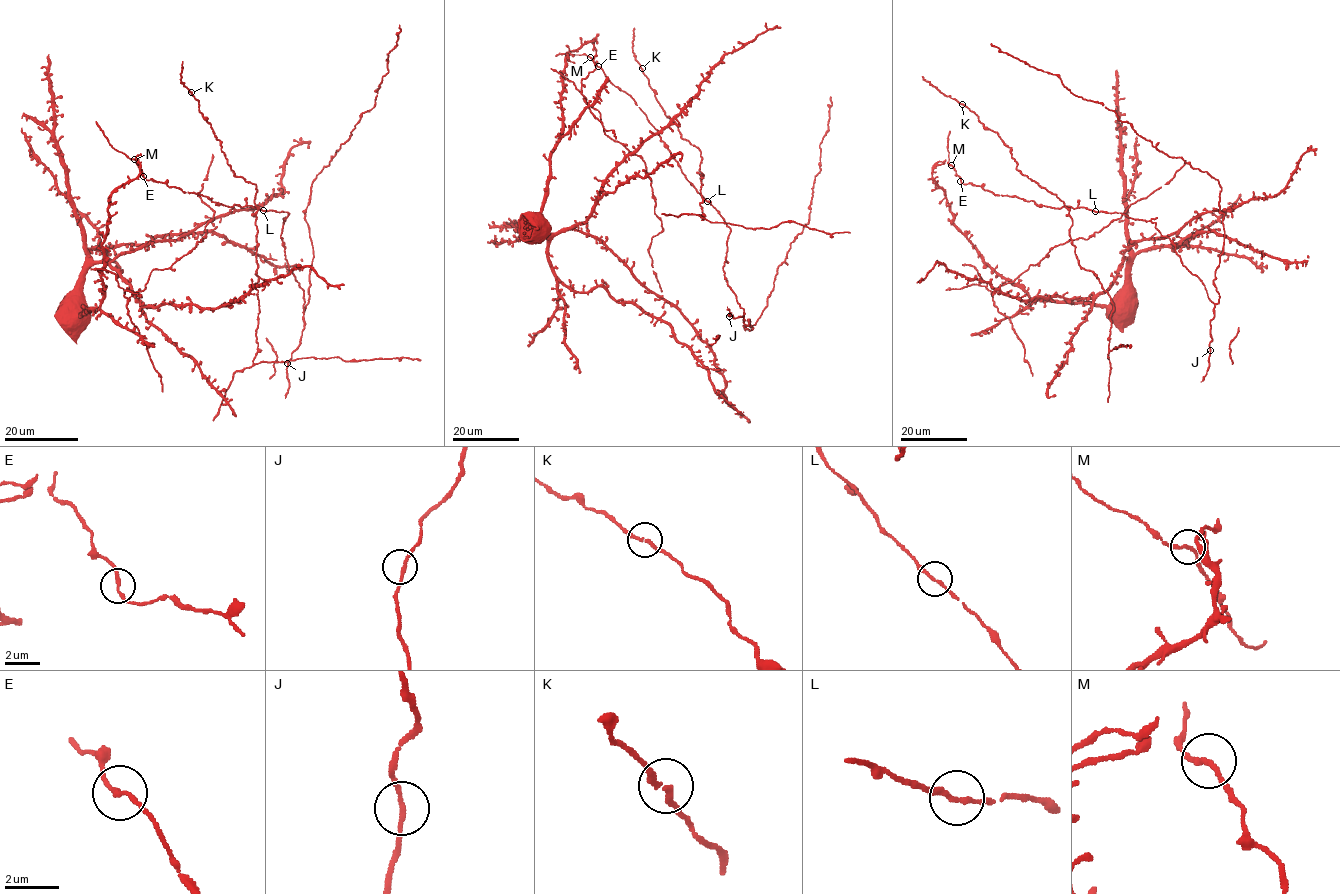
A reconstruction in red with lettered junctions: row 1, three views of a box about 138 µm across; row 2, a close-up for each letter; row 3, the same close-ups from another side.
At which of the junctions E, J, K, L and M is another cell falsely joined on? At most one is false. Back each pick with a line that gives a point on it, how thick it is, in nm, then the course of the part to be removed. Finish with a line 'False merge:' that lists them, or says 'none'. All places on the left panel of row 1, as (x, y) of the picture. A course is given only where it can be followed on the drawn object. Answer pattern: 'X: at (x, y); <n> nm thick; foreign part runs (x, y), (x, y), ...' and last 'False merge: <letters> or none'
False merge: none

